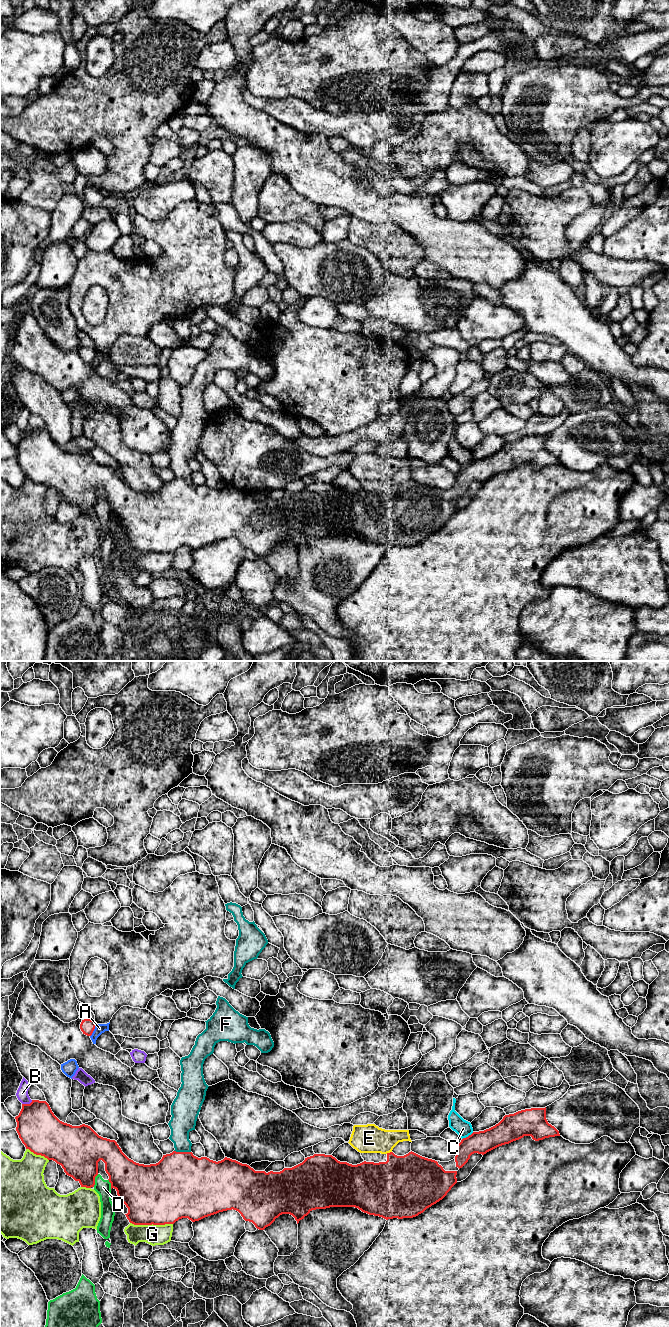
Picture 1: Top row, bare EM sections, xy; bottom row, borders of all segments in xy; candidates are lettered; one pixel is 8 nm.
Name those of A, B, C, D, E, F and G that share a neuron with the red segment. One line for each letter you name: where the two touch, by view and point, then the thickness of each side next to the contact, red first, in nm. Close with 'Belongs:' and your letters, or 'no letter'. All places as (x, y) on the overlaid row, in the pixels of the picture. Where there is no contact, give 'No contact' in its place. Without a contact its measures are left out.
F: Touches red at xy (182, 1152). Thickness 500 nm (red) against 200 nm
Belongs: F

